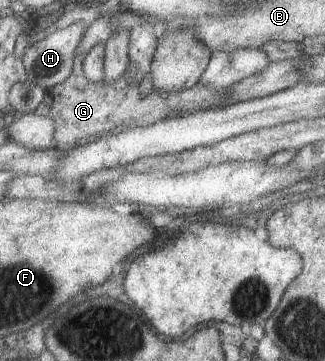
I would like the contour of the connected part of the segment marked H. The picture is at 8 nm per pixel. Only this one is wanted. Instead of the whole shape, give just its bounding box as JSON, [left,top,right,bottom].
[21,19,88,91]

